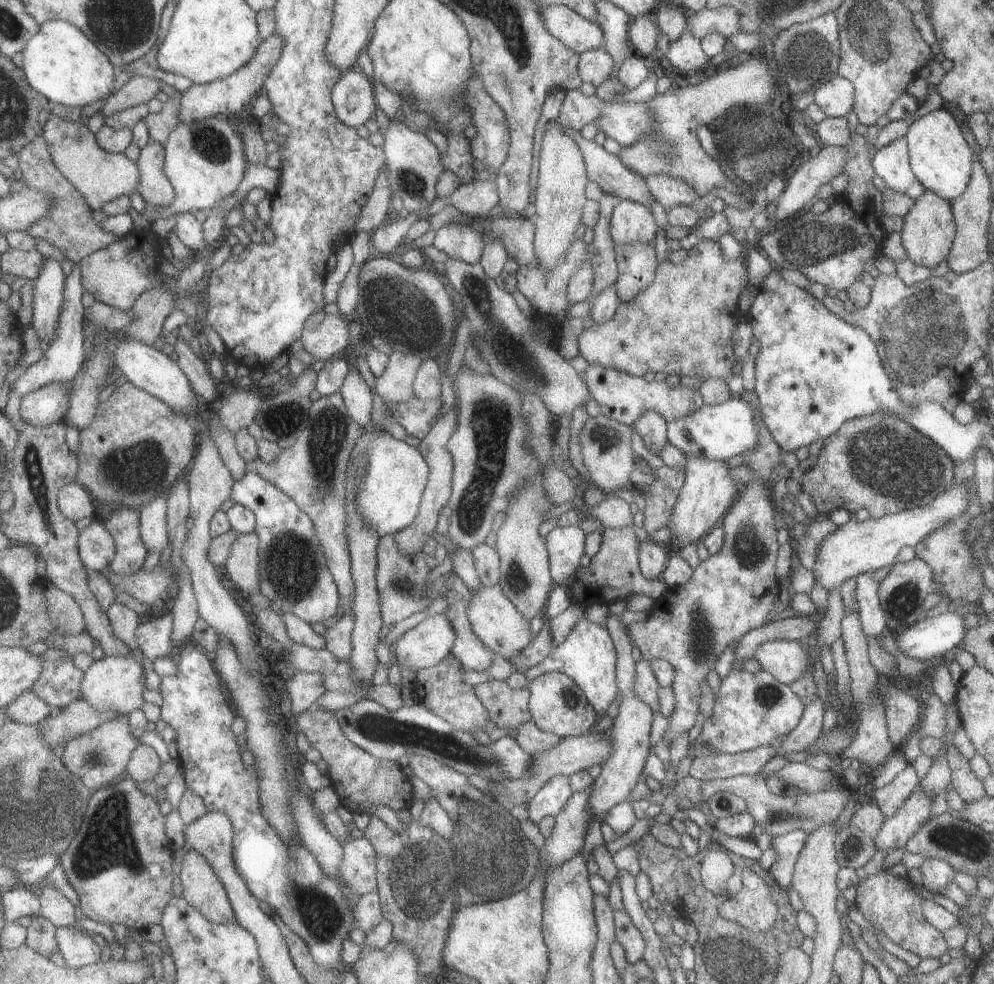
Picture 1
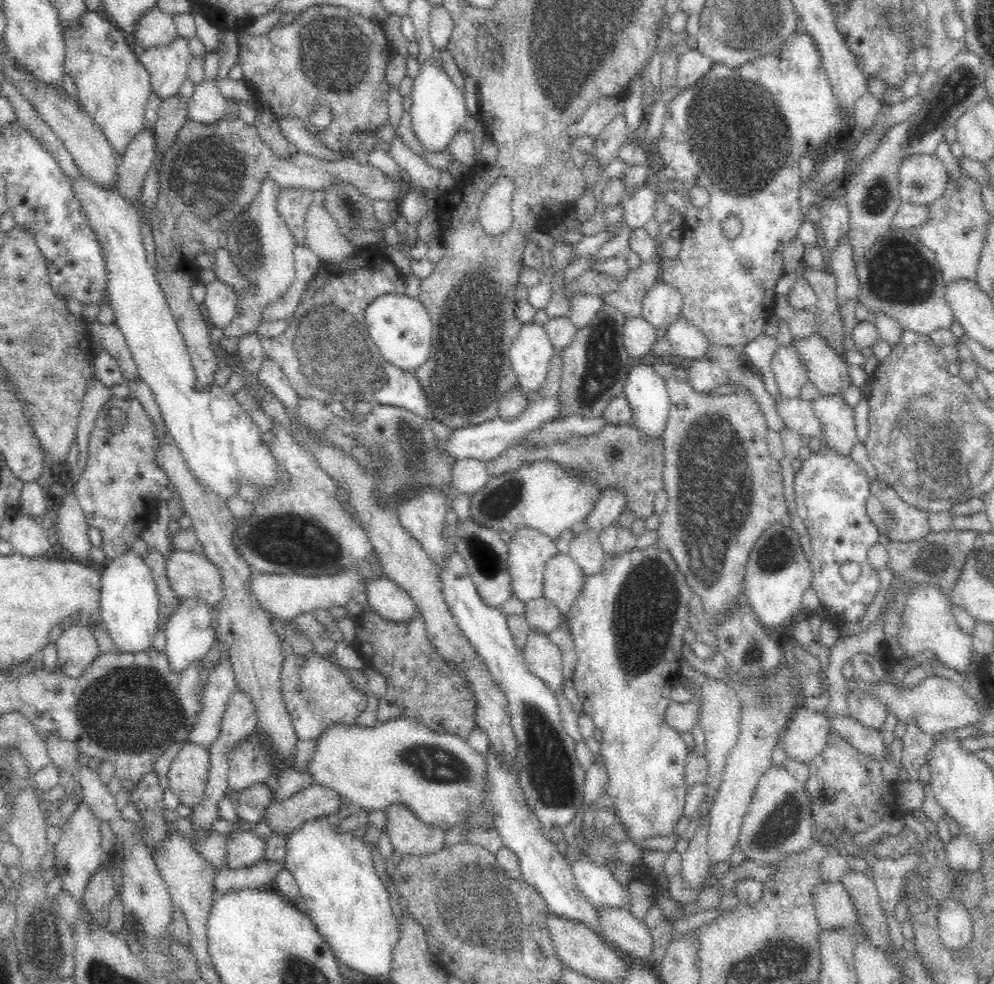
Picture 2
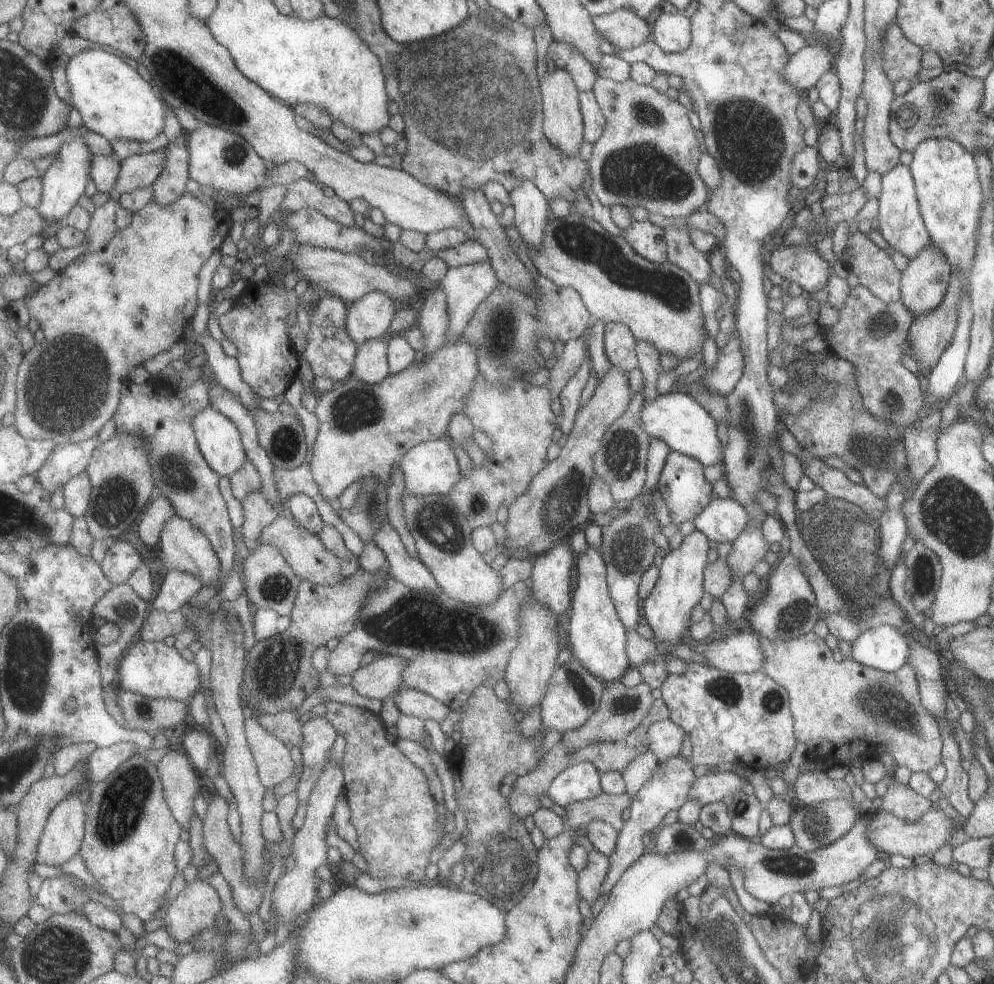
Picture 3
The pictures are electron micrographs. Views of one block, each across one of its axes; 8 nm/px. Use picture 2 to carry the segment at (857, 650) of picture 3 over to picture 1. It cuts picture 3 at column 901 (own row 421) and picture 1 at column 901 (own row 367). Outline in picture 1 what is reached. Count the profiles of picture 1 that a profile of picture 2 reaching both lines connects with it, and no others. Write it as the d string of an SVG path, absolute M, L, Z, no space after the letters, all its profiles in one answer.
M947 609L937 616L924 616L893 637L903 656L926 662L960 644L966 633L963 618L957 611L949 612Z

